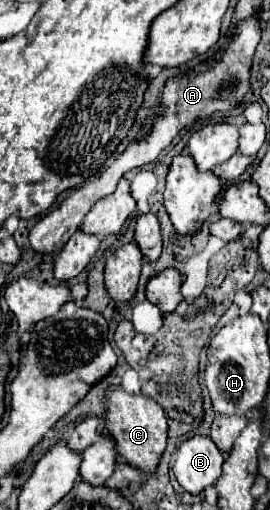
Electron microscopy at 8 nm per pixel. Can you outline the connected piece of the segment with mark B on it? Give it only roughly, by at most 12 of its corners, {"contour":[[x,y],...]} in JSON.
{"contour":[[208,436],[178,448],[172,470],[186,492],[220,478],[224,454]]}

